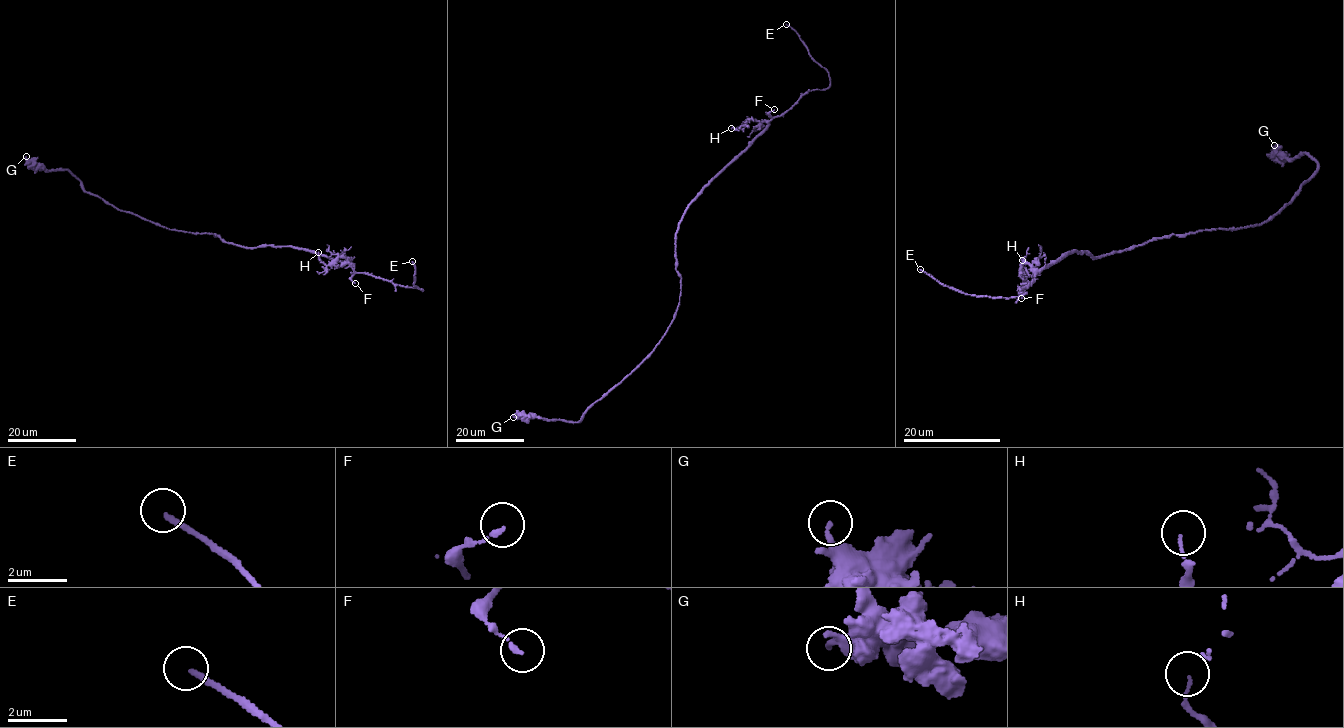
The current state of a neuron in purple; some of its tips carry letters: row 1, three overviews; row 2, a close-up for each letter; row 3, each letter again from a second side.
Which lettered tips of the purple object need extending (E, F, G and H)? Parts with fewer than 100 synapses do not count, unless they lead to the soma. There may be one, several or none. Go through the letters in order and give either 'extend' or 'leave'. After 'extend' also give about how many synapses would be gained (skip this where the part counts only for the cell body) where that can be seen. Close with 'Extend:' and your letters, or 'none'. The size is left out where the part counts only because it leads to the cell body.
E: extend
F: leave
G: leave
H: leave
Extend: E

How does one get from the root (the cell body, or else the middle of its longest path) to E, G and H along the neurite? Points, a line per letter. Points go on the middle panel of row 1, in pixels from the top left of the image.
E: (676, 232), (688, 204), (770, 120), (810, 91), (829, 86), (828, 73), (786, 24)
G: (676, 232), (676, 271), (681, 279), (679, 305), (665, 334), (651, 355), (577, 422), (513, 417)
H: (676, 232), (688, 204), (767, 124), (748, 120), (742, 129), (731, 128)

